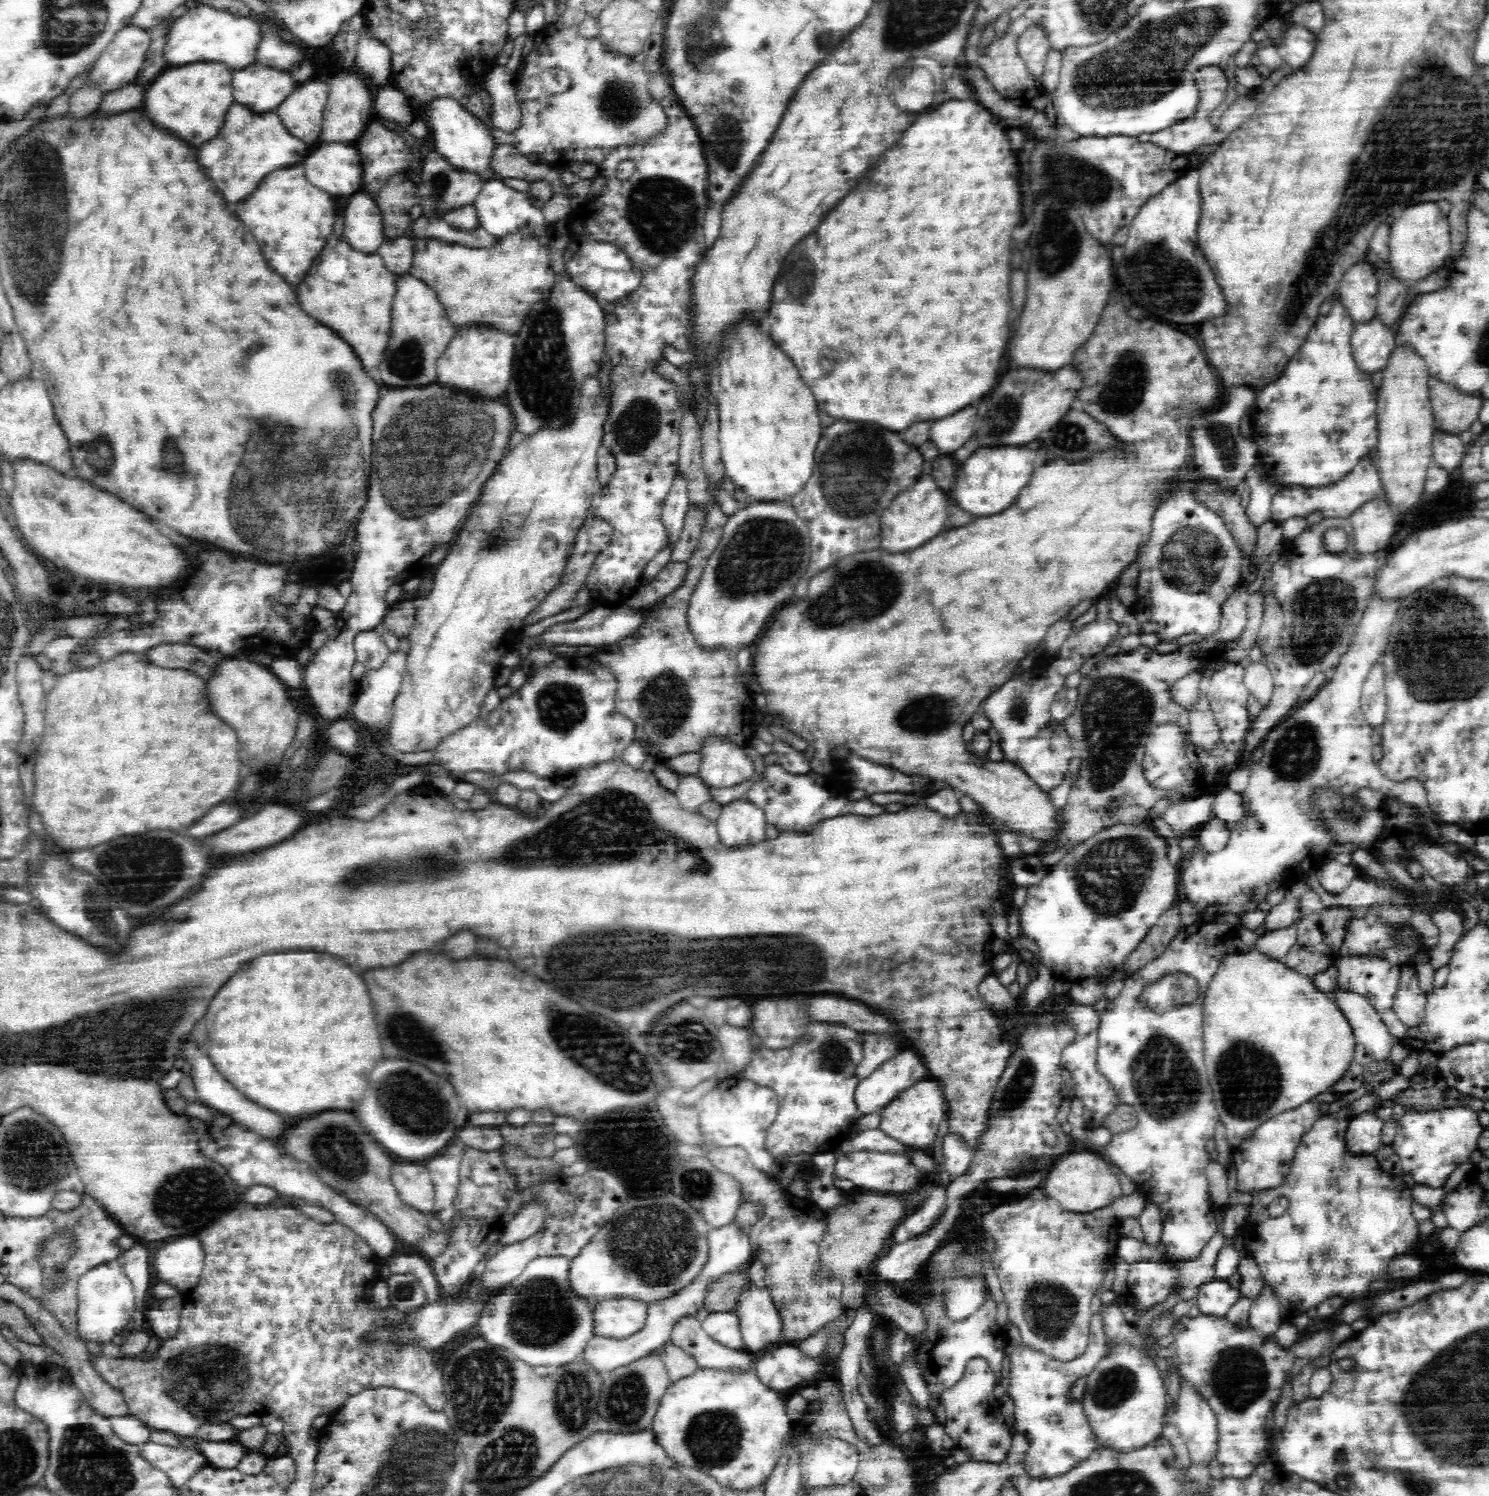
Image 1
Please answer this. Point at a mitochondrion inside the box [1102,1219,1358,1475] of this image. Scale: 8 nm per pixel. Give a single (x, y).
(1240, 1376)

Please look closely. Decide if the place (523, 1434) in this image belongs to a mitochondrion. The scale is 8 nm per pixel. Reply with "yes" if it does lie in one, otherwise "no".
yes

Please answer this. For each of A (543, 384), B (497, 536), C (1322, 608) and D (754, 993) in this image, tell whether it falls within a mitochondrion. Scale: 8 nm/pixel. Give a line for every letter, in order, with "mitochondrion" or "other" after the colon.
A: mitochondrion
B: mitochondrion
C: mitochondrion
D: other

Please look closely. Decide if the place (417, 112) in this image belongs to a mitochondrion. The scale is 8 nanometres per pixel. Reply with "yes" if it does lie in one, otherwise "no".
no

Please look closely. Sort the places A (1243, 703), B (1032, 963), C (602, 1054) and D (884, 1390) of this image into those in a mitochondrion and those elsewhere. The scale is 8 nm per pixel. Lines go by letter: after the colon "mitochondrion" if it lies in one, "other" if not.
A: other
B: other
C: mitochondrion
D: other

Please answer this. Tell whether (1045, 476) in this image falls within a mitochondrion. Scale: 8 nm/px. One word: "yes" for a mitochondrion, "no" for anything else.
no

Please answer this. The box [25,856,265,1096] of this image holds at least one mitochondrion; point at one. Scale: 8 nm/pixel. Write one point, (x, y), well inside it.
(108, 927)

